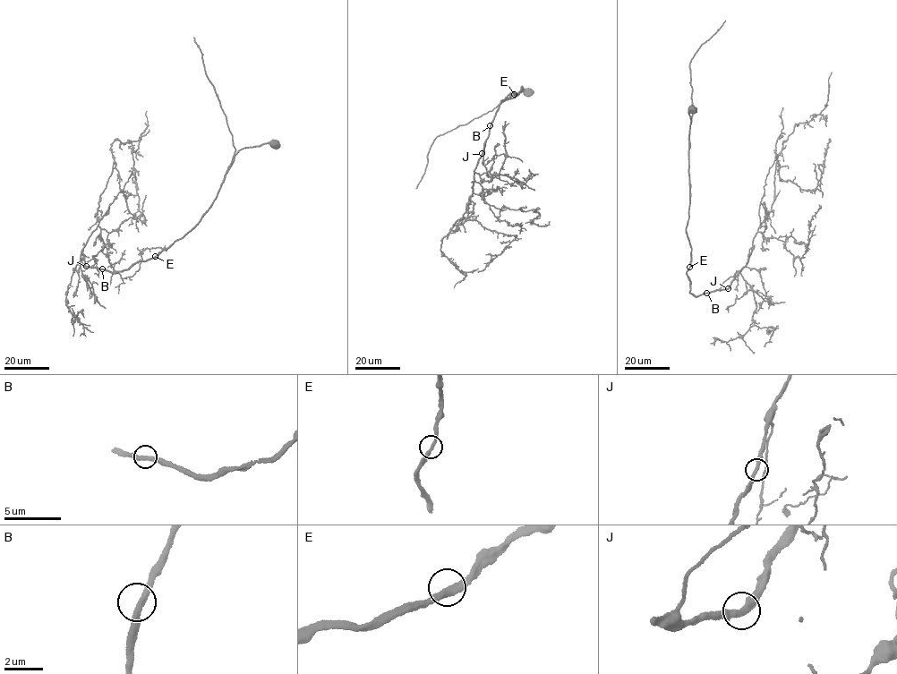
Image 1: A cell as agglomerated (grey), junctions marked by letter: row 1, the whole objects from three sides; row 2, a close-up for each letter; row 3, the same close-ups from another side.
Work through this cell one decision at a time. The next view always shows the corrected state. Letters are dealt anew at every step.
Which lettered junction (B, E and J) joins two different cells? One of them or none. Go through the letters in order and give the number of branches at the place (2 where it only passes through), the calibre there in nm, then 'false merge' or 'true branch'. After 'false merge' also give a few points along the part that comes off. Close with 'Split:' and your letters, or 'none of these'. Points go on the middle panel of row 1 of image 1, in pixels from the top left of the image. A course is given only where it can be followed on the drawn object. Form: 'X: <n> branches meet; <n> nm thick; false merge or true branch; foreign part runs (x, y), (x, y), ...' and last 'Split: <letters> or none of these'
B: 2 branches meet; 340 nm thick; true branch
E: 2 branches meet; 320 nm thick; true branch
J: 2 branches meet; 320 nm thick; true branch
Split: none of these

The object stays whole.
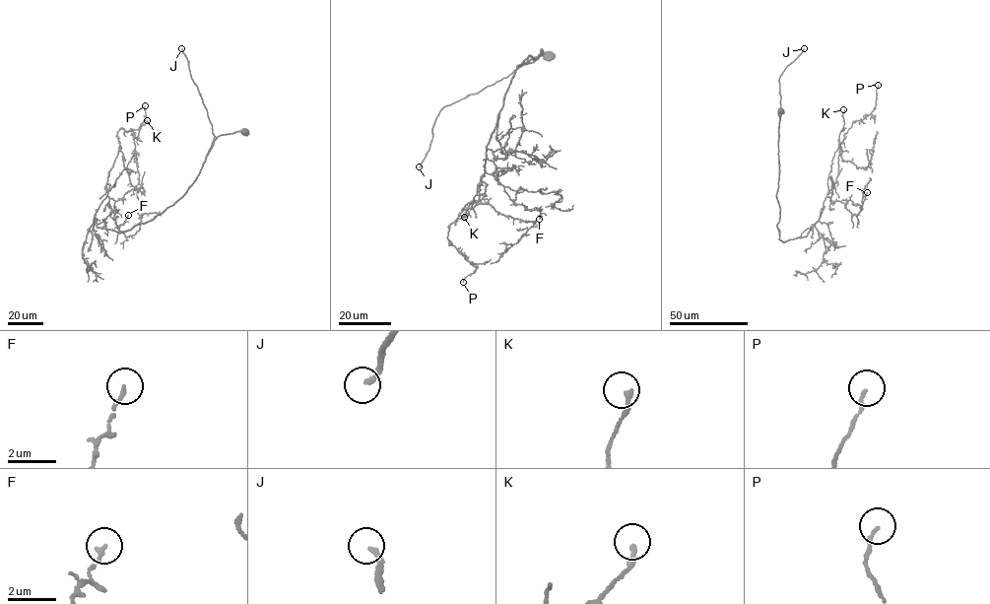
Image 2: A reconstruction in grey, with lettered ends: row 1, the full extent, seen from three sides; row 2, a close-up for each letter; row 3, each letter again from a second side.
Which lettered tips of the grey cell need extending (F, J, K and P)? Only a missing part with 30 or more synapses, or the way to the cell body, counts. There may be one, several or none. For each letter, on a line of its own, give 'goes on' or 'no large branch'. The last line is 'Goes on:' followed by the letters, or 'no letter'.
F: no large branch
J: goes on
K: no large branch
P: no large branch
Goes on: J

